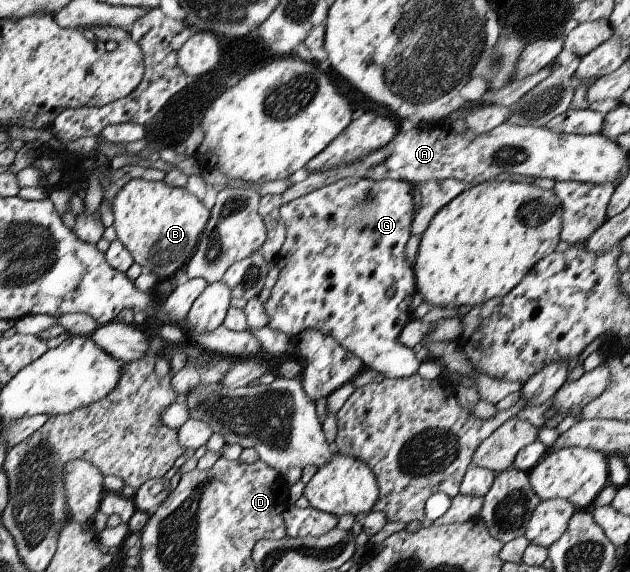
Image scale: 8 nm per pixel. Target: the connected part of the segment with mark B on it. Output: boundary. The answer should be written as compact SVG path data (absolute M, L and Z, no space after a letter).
M141 178L130 180L112 202L114 229L117 238L128 249L136 265L144 271L155 274L162 279L168 279L176 273L181 273L189 258L194 254L199 236L210 218L210 210L201 200L188 192L186 187L173 187L162 181L147 181Z

